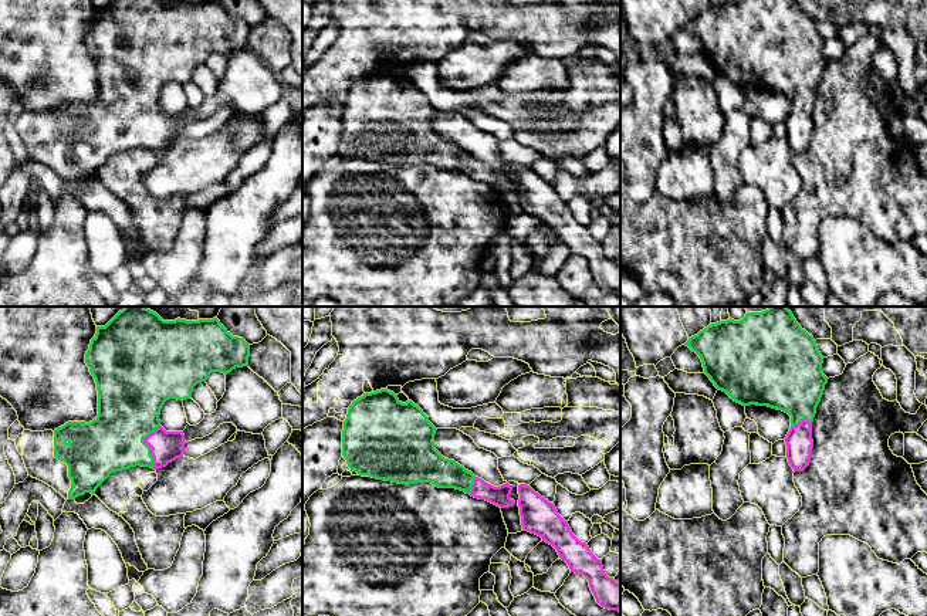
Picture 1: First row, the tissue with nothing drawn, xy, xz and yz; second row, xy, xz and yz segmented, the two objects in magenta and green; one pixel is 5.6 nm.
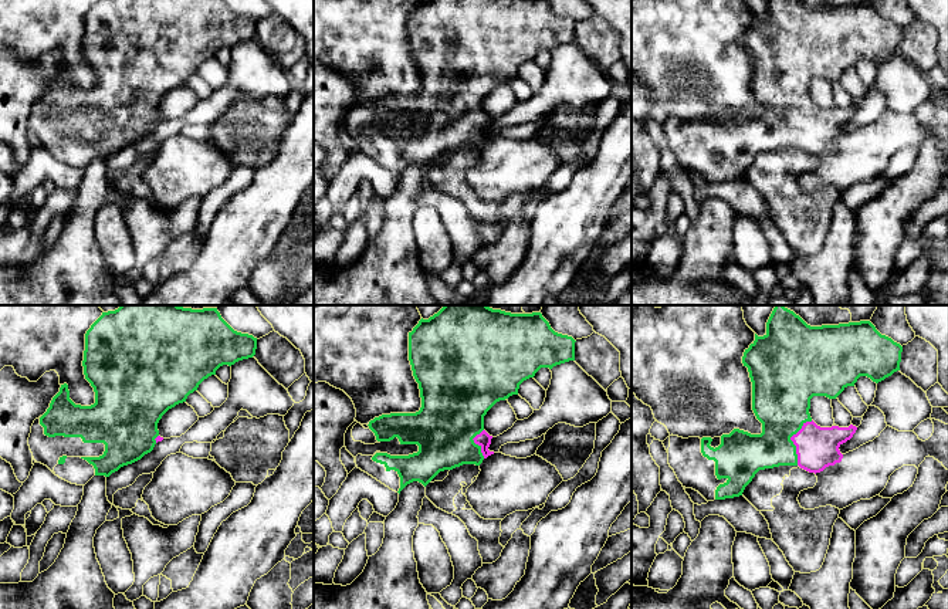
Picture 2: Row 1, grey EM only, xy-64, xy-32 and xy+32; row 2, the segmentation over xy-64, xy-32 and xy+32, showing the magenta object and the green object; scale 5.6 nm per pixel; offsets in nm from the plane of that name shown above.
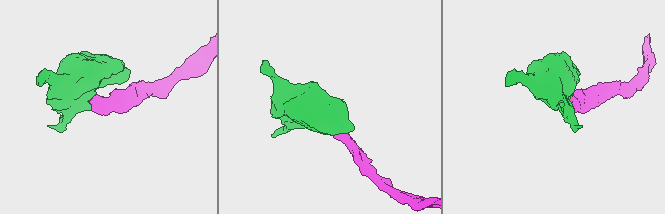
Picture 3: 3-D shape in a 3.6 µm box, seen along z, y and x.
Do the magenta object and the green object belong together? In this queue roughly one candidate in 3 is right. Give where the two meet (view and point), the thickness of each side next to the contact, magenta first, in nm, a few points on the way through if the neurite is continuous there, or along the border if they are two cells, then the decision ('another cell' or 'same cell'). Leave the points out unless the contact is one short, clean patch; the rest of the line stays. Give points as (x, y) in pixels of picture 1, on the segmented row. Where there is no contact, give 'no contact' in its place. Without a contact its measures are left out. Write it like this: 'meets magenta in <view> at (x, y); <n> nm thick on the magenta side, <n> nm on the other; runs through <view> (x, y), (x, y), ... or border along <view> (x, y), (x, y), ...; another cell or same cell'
meets magenta in xy at (148, 444); 180 nm thick on the magenta side, 360 nm on the other; runs through xy (166, 446), (148, 444), (129, 426), (129, 405); same cell

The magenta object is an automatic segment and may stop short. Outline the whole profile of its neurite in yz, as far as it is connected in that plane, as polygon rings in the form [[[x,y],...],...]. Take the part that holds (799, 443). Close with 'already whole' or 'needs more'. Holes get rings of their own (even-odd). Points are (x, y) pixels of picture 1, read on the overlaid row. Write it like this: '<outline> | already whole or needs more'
[[[769,307],[762,312],[747,312],[740,321],[711,324],[684,343],[696,352],[718,390],[734,402],[768,406],[791,416],[786,434],[786,458],[794,471],[803,471],[812,457],[812,422],[828,383],[822,372],[823,356],[816,341],[794,318],[788,307]]] | needs more

